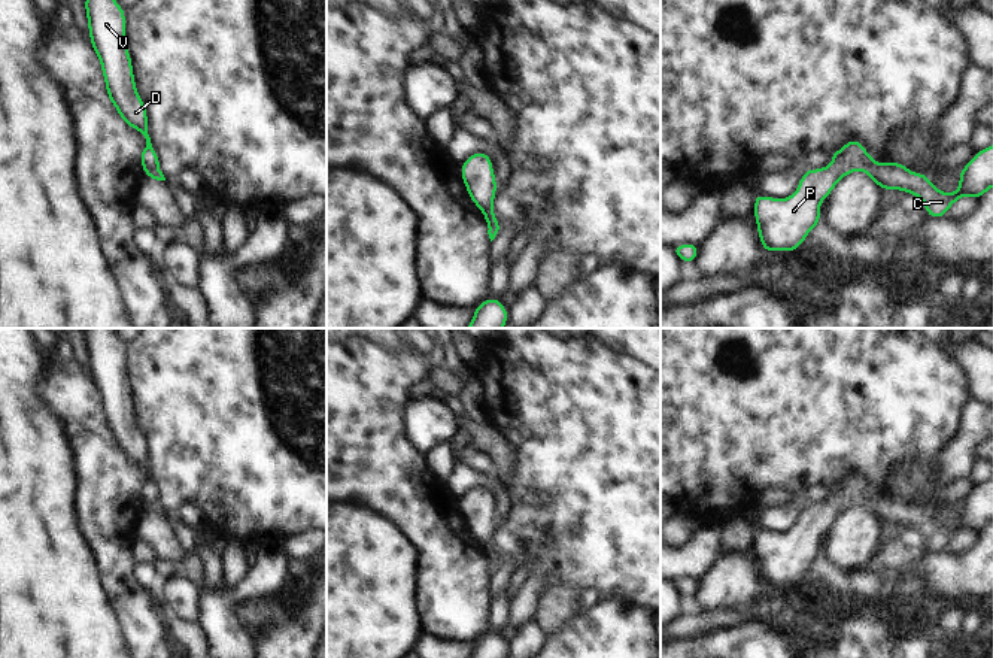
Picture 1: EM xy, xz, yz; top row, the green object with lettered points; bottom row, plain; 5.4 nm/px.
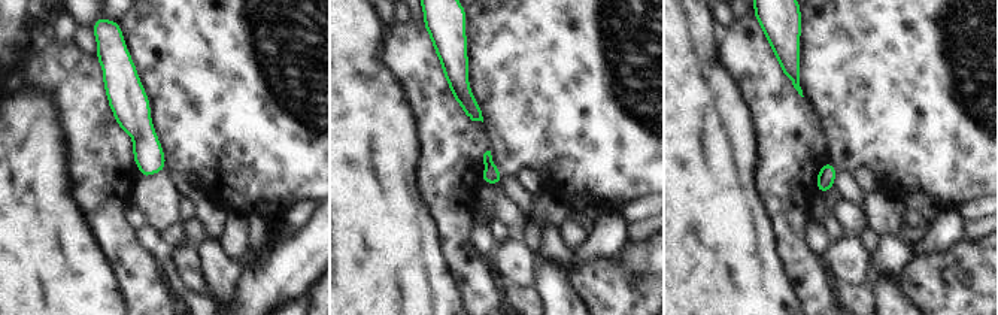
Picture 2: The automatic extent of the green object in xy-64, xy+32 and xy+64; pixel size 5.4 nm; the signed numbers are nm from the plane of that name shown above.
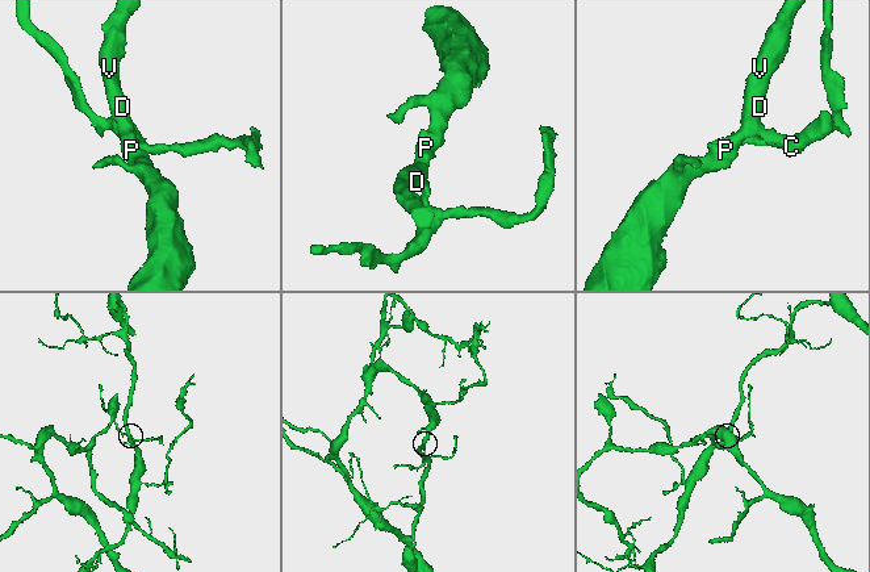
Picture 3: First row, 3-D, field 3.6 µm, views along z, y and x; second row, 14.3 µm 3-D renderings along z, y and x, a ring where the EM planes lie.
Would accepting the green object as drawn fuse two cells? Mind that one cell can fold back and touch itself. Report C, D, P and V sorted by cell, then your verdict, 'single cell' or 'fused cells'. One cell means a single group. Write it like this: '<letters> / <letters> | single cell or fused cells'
C / D P V | fused cells

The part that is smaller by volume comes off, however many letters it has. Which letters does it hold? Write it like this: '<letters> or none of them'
C

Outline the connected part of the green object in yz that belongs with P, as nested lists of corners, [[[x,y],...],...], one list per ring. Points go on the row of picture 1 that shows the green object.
[[[856,139],[830,152],[832,163],[805,173],[796,191],[786,198],[754,194],[754,219],[763,251],[793,254],[810,231],[820,225],[820,204],[851,172],[866,172],[875,158]]]

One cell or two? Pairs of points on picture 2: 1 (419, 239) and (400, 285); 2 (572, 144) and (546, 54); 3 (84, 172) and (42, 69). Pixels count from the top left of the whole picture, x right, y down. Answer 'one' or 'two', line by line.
1: one
2: one
3: one

